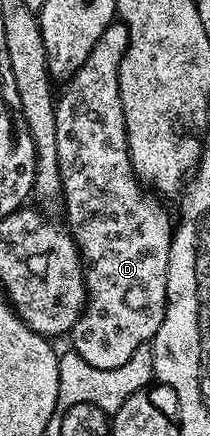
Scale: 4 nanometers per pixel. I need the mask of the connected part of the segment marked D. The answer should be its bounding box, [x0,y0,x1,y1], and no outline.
[55,20,175,369]

